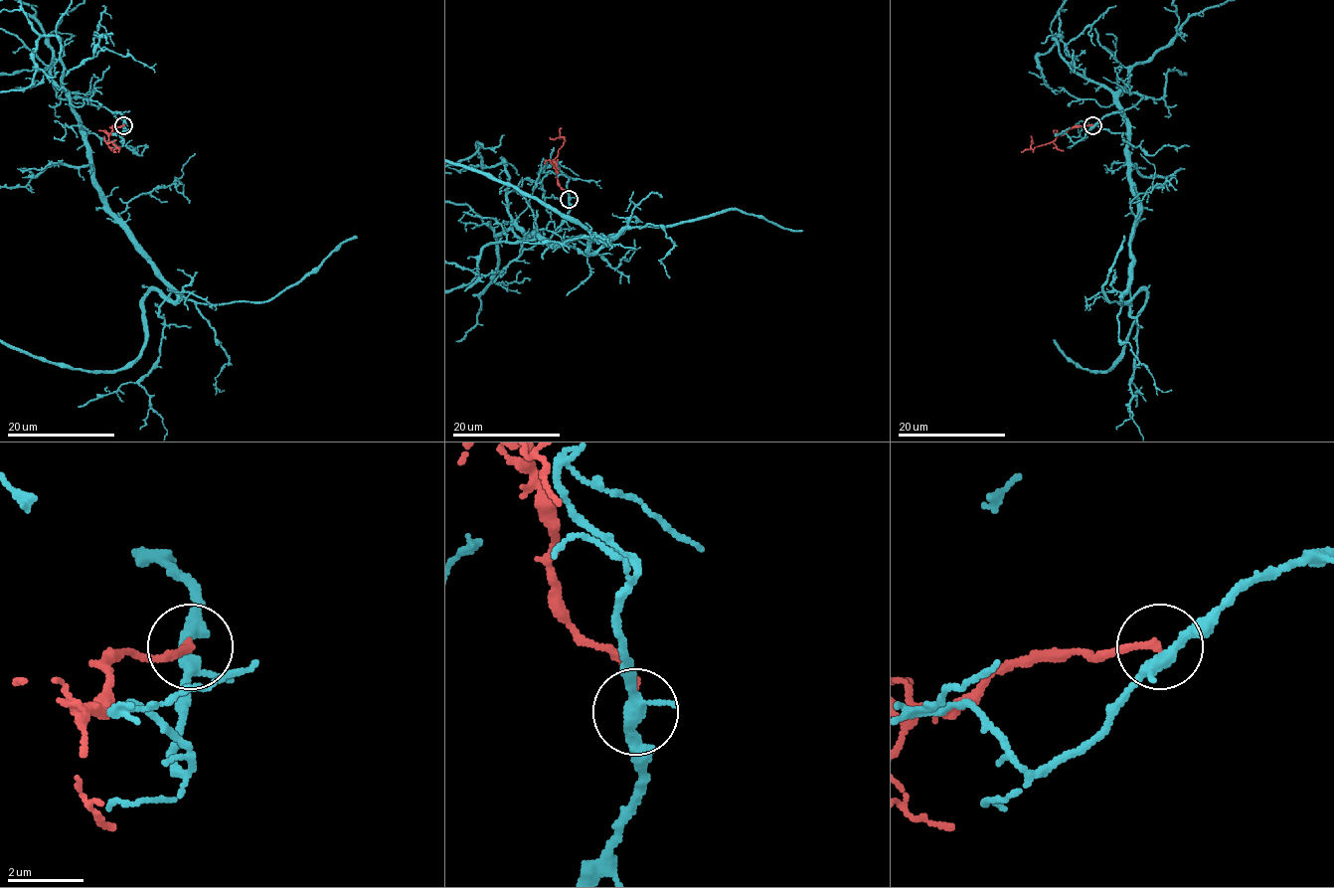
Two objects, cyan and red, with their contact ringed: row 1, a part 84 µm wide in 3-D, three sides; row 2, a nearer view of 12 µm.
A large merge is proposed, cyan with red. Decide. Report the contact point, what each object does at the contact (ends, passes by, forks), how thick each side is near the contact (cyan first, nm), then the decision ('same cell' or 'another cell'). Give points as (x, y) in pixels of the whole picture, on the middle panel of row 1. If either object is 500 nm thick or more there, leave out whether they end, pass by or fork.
at (569, 199); cyan forks there; red ends there; 280 nm thick on the cyan side, 190 nm on the other; another cell

